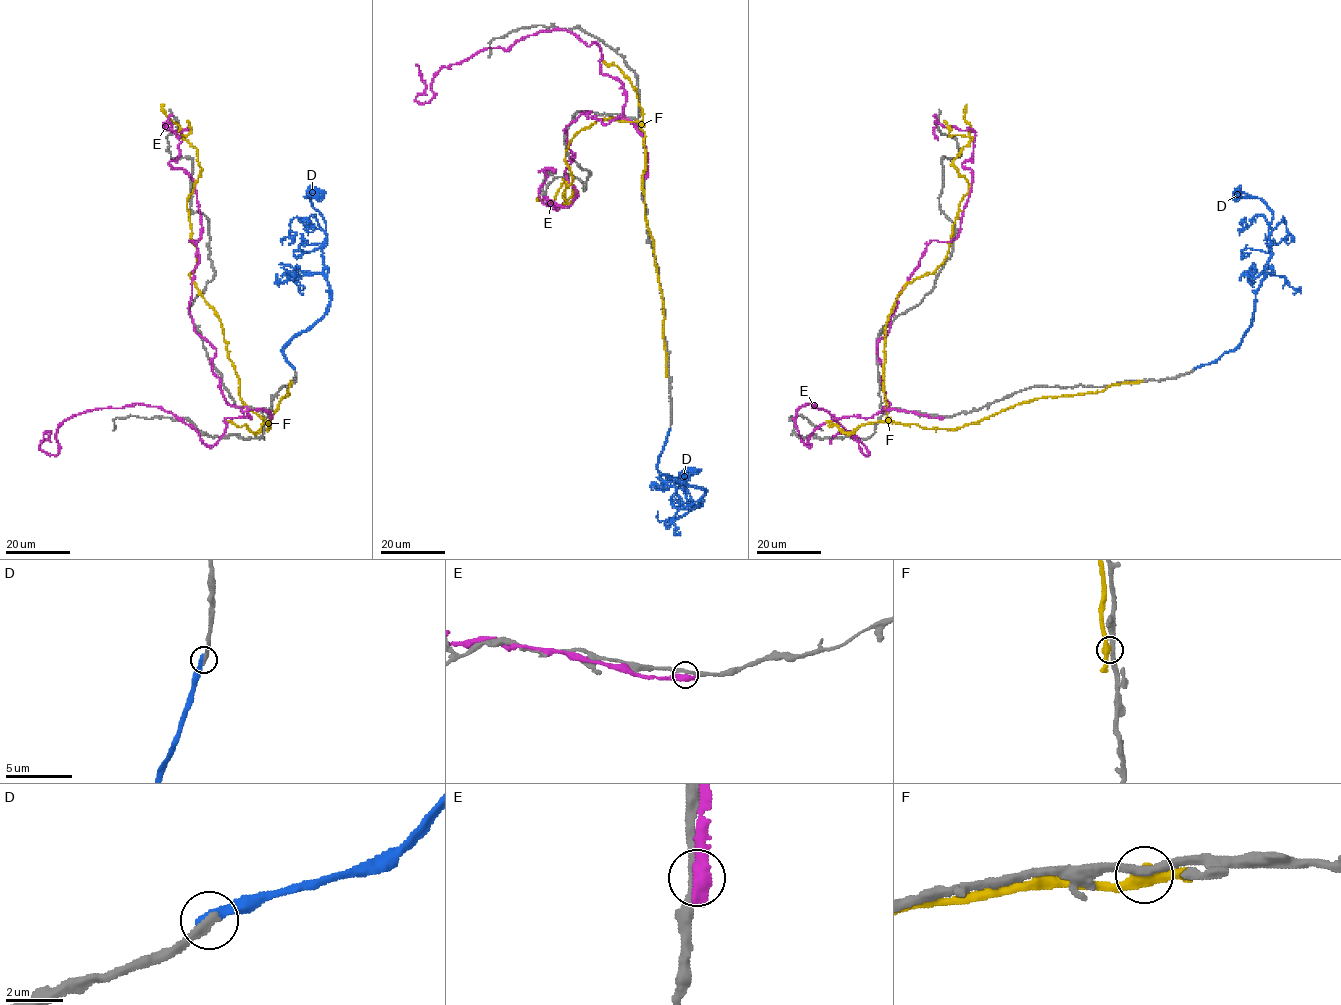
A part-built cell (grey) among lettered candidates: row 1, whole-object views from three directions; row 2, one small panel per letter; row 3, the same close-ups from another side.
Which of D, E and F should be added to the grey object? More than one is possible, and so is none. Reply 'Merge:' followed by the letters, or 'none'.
Merge: D

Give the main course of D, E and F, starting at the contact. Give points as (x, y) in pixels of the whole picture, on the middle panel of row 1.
D: (669, 430), (658, 470), (705, 489), (697, 505), (701, 504), (694, 507), (685, 495), (686, 476), (700, 468)
E: (646, 175), (643, 136), (591, 110), (564, 128), (568, 207), (538, 196), (542, 171), (554, 172)
F: (667, 372), (644, 131), (615, 117), (581, 129), (565, 153), (575, 198), (540, 201)

